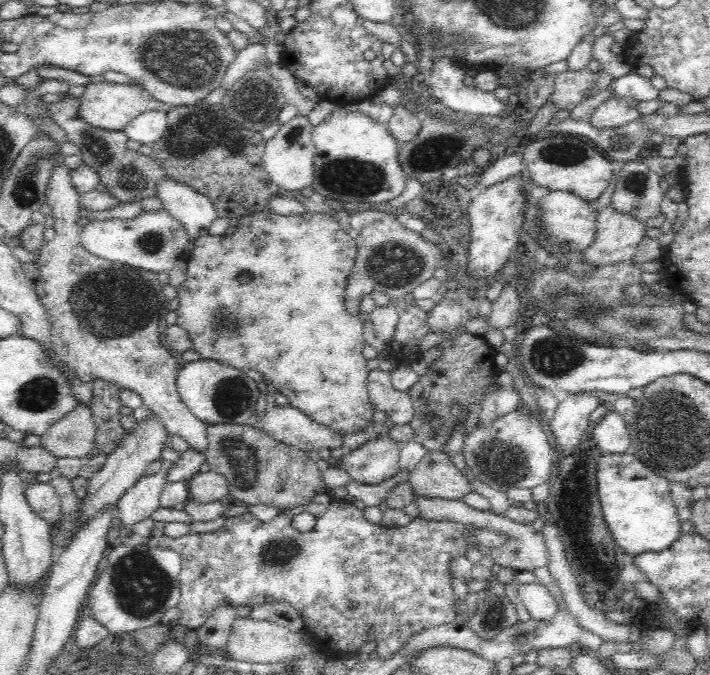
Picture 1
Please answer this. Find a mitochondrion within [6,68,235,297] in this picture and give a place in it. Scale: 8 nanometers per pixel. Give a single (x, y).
(133, 180)

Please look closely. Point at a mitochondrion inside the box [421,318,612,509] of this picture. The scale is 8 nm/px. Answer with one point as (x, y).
(553, 356)

